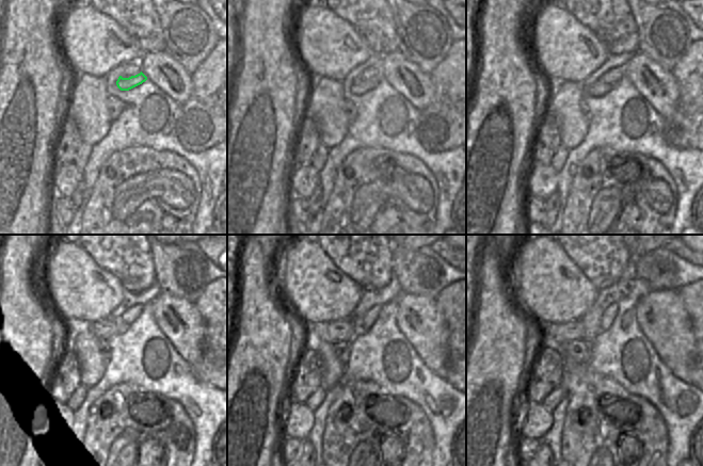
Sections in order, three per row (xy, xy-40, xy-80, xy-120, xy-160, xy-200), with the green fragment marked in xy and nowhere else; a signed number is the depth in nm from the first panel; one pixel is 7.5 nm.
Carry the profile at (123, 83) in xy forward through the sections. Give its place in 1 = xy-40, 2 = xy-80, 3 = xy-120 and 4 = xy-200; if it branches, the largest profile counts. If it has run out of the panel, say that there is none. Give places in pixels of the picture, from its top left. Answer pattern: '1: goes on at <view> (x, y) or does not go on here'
1: goes on at xy-40 (360, 86)
2: goes on at xy-80 (598, 89)
3: goes on at xy-120 (105, 328)
4: goes on at xy-200 (557, 335)

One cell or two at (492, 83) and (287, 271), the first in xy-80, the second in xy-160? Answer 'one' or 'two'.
two

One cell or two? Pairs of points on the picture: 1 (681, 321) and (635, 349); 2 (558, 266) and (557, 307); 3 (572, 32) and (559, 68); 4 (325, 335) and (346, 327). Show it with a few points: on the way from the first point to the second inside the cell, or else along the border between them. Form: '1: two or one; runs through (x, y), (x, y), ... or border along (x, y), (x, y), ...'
1: two; border along (636, 319), (639, 330), (662, 362)
2: one; runs through (557, 276), (557, 296)
3: one; runs through (564, 41), (564, 52), (561, 60)
4: one; runs through (331, 332), (340, 331)

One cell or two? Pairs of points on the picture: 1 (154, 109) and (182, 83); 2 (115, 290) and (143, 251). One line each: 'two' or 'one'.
1: two
2: two

